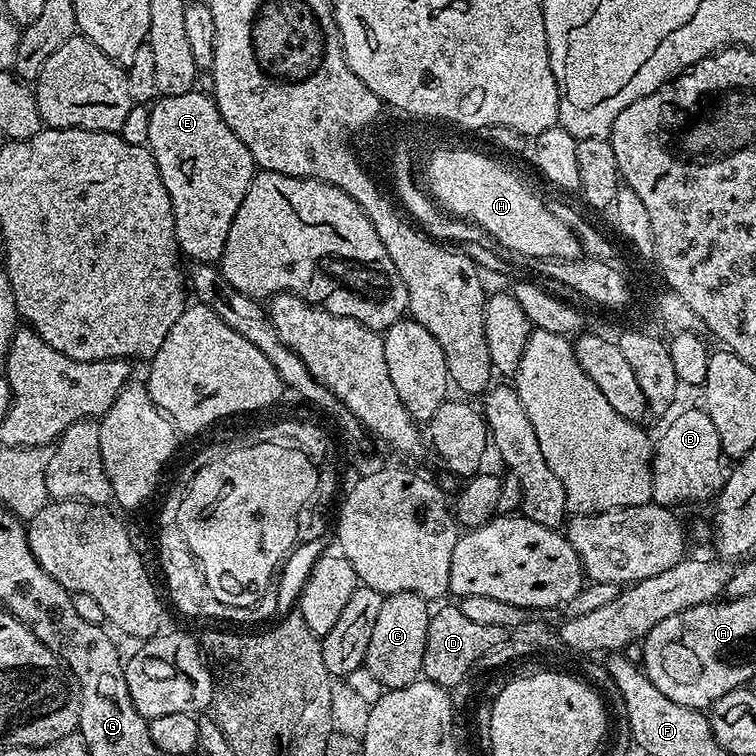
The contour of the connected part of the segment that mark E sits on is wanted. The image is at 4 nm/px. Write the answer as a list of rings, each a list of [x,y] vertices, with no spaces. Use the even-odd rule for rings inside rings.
[[[200,90],[177,96],[160,96],[151,105],[150,134],[146,146],[158,166],[158,174],[162,174],[162,186],[166,186],[170,194],[170,206],[174,210],[174,234],[181,253],[187,259],[189,256],[192,262],[216,264],[222,250],[226,250],[230,222],[234,222],[234,214],[238,214],[238,206],[242,206],[242,198],[246,198],[246,190],[257,171],[250,150],[246,150],[234,130],[226,126],[211,95],[204,93],[203,96]]]

